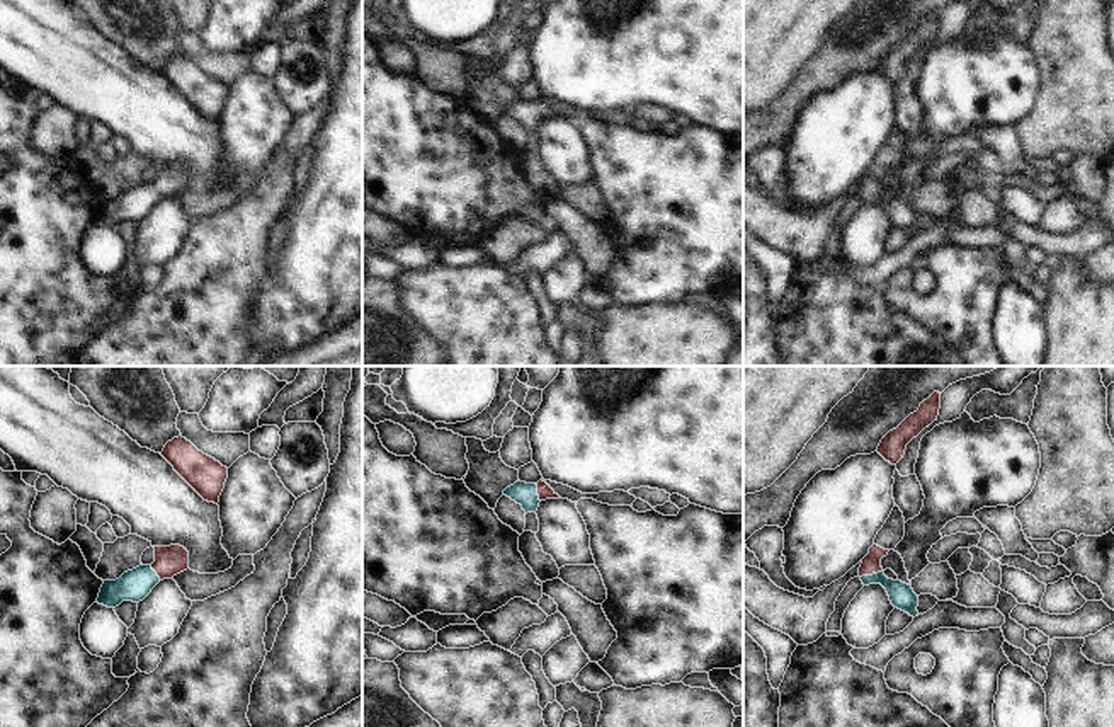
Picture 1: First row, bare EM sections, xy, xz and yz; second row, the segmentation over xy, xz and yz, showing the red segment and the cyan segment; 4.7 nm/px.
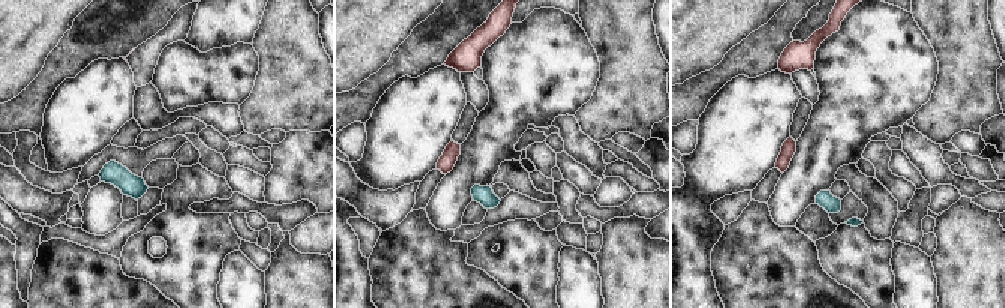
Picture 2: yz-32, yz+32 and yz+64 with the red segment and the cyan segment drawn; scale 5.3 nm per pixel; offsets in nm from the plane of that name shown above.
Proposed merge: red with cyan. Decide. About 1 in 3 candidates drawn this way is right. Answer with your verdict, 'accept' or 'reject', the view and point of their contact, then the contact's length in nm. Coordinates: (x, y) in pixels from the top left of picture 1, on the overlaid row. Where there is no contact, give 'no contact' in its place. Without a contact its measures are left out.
accept | yz (871, 574) | 110 nm

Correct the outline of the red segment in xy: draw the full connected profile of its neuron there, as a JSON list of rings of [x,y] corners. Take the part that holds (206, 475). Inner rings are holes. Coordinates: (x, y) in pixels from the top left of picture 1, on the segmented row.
[[[179,436],[160,453],[173,470],[207,502],[219,502],[228,468]]]

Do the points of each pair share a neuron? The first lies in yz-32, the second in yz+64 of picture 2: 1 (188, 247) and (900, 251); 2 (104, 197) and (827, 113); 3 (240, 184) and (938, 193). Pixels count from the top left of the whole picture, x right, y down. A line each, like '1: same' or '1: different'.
1: different
2: same
3: different

